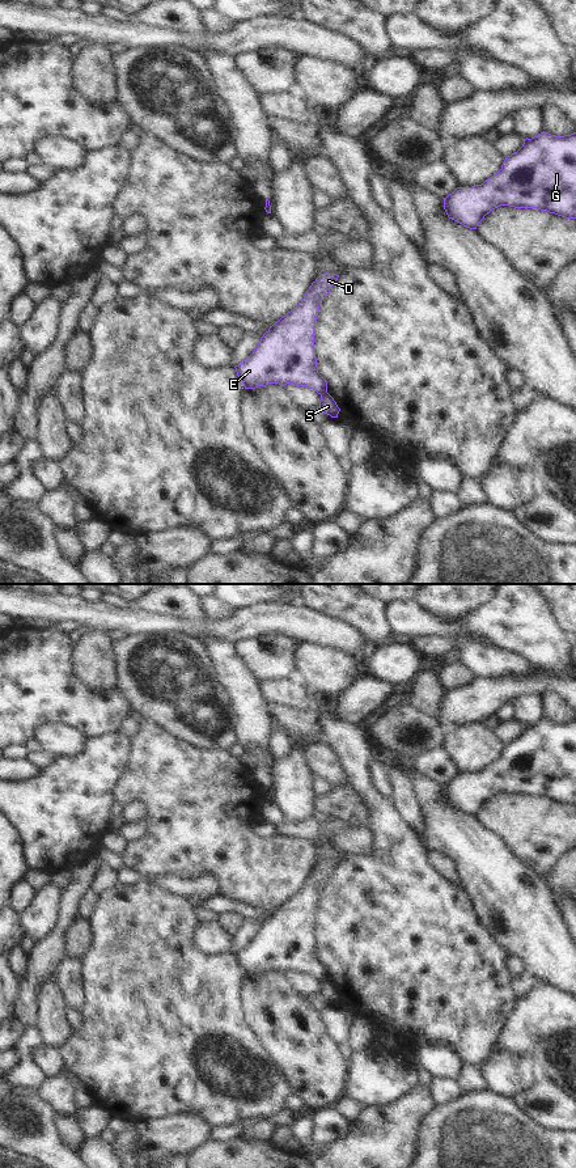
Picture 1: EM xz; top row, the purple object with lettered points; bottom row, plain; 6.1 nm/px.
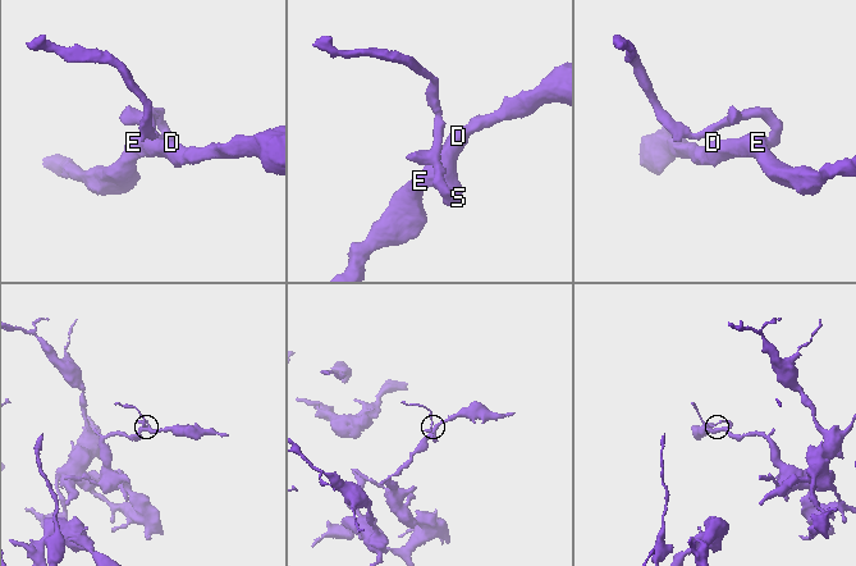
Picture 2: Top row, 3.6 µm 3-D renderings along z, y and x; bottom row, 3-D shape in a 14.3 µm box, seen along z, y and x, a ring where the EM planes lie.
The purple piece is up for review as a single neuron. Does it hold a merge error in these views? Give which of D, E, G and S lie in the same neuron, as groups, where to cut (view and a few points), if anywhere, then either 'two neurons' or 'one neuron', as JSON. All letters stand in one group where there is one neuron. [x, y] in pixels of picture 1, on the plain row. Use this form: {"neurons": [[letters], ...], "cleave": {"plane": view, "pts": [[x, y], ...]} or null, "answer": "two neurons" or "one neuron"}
{"neurons": [["D", "E", "G"], ["S"]], "cleave": {"plane": "xz", "pts": [[326, 978], [321, 981]]}, "answer": "two neurons"}

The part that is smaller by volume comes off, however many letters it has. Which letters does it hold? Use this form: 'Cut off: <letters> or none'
Cut off: S.

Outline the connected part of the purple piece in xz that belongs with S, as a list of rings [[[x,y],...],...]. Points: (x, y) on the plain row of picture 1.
[[[329,979],[321,981],[319,995],[331,1004],[338,1004],[340,998],[336,989]]]

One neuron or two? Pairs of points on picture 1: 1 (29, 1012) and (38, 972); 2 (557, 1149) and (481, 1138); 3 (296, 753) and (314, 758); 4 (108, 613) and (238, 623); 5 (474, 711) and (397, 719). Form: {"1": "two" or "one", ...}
{"1": "one", "2": "one", "3": "two", "4": "one", "5": "two"}

